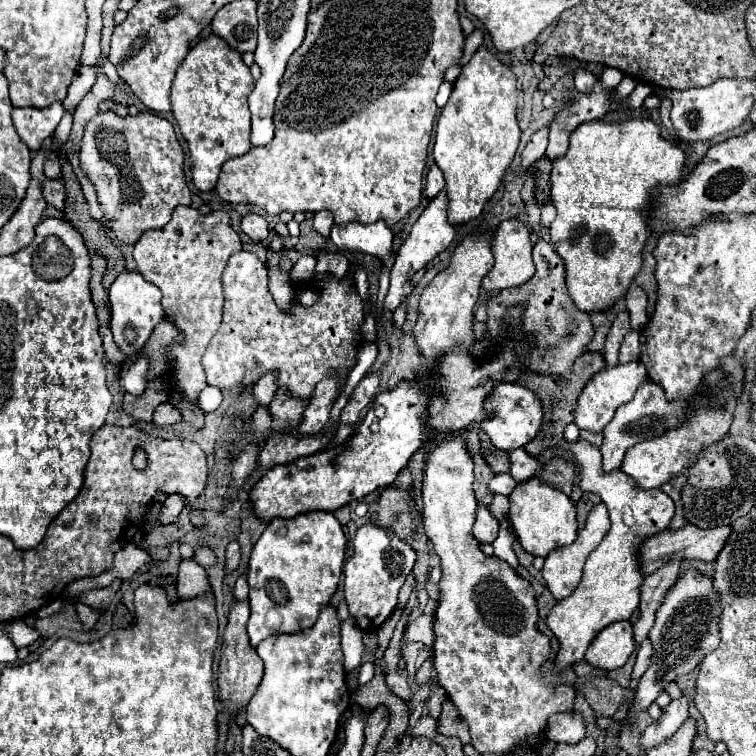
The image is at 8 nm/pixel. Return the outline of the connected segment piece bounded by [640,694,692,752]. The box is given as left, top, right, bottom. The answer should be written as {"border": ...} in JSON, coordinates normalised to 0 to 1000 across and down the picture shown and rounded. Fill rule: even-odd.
{"border":[[[902,918],[899,923],[889,926],[878,939],[876,939],[876,947],[854,963],[854,968],[849,971],[847,976],[847,984],[849,984],[849,992],[854,995],[857,989],[873,984],[876,979],[881,979],[884,974],[892,971],[892,966],[899,963],[899,958],[910,950],[910,937],[913,937],[913,929],[915,923],[910,918]]]}

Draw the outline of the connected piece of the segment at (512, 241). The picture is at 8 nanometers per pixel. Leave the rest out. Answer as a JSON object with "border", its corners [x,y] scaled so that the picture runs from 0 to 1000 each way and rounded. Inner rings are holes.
{"border":[[[667,291],[656,299],[656,304],[648,312],[651,323],[651,336],[653,336],[653,352],[651,357],[638,368],[638,381],[651,386],[651,384],[669,384],[669,381],[683,381],[696,376],[704,362],[706,362],[706,349],[704,349],[704,323],[701,323],[701,310],[696,304],[696,296],[688,291]]]}

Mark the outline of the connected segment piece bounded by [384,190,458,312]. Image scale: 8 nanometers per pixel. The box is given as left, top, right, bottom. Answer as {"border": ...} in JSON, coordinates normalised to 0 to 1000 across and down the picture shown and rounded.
{"border":[[[585,251],[577,262],[571,262],[566,267],[566,272],[561,275],[561,280],[556,283],[556,288],[550,291],[550,296],[545,299],[537,320],[529,325],[526,336],[524,336],[524,347],[516,357],[516,384],[511,389],[511,397],[508,397],[508,407],[521,413],[526,407],[526,402],[532,399],[532,394],[542,392],[545,386],[545,376],[542,376],[542,368],[548,365],[548,360],[553,360],[556,354],[561,354],[569,344],[574,344],[585,331],[590,331],[601,312],[603,312],[603,299],[593,294],[593,257],[590,251]]]}

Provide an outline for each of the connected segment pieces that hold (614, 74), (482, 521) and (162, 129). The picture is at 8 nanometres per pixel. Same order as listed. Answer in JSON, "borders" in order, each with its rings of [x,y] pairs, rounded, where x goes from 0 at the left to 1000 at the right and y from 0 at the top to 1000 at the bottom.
{"borders":[[[[796,90],[796,95],[794,95],[794,111],[796,111],[796,116],[802,116],[802,119],[812,119],[817,111],[820,111],[820,106],[825,103],[825,98],[817,93],[817,90]]],[[[632,667],[632,680],[627,690],[627,709],[632,717],[653,717],[659,709],[659,688],[648,680],[643,667]]],[[[148,146],[130,148],[114,164],[108,180],[106,220],[127,249],[130,270],[138,280],[138,296],[146,299],[153,317],[161,323],[180,323],[190,307],[222,296],[233,272],[251,270],[251,251],[243,235],[243,201],[233,183],[230,167],[201,148],[183,148],[180,153],[159,153]]]]}

